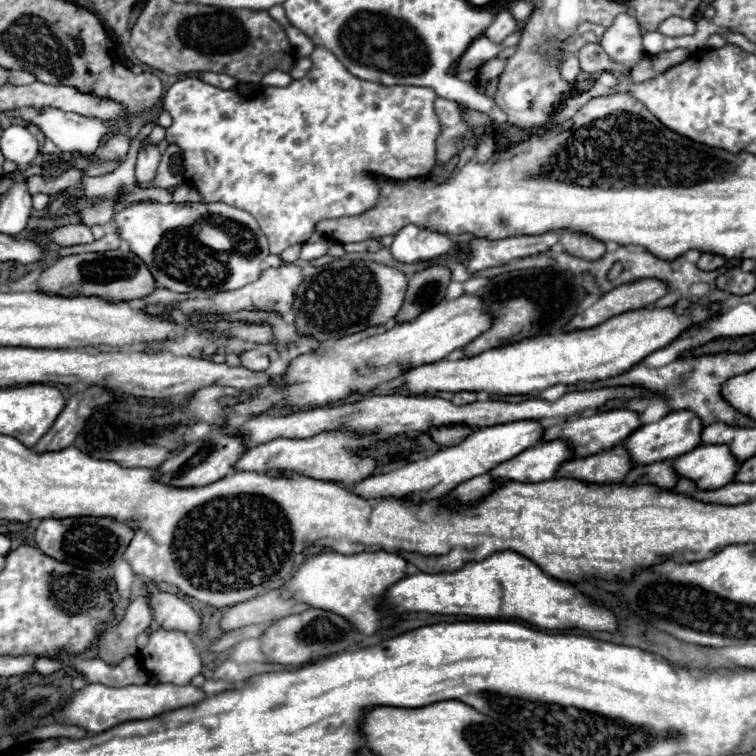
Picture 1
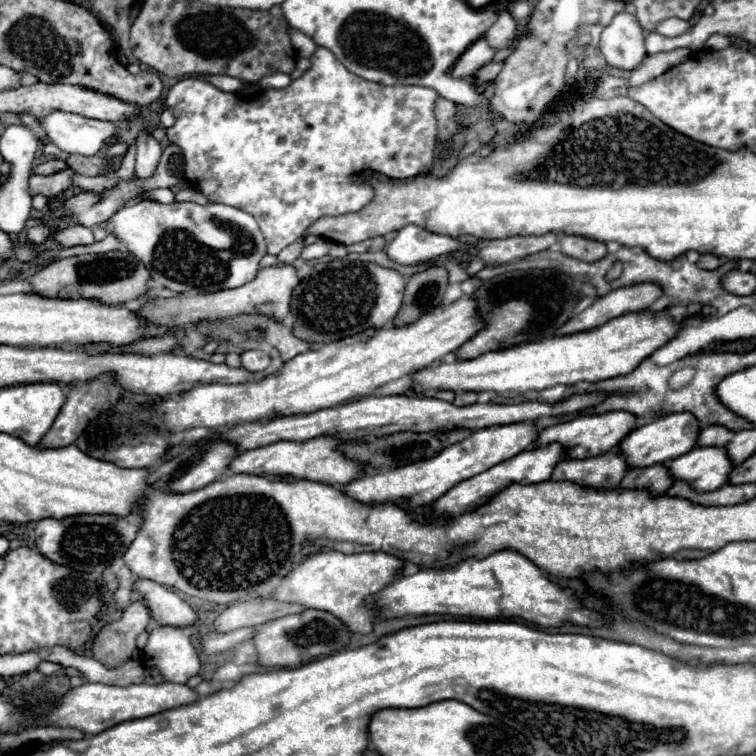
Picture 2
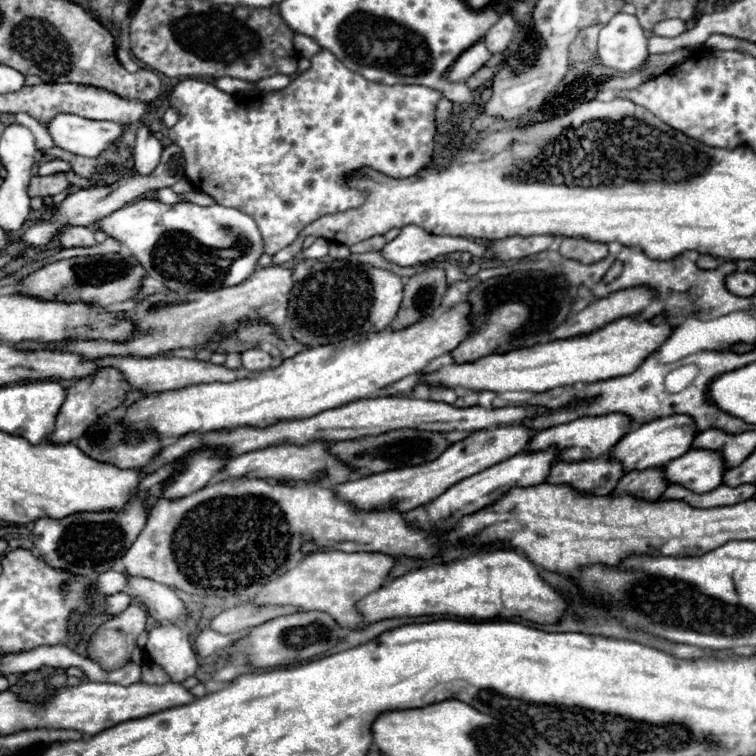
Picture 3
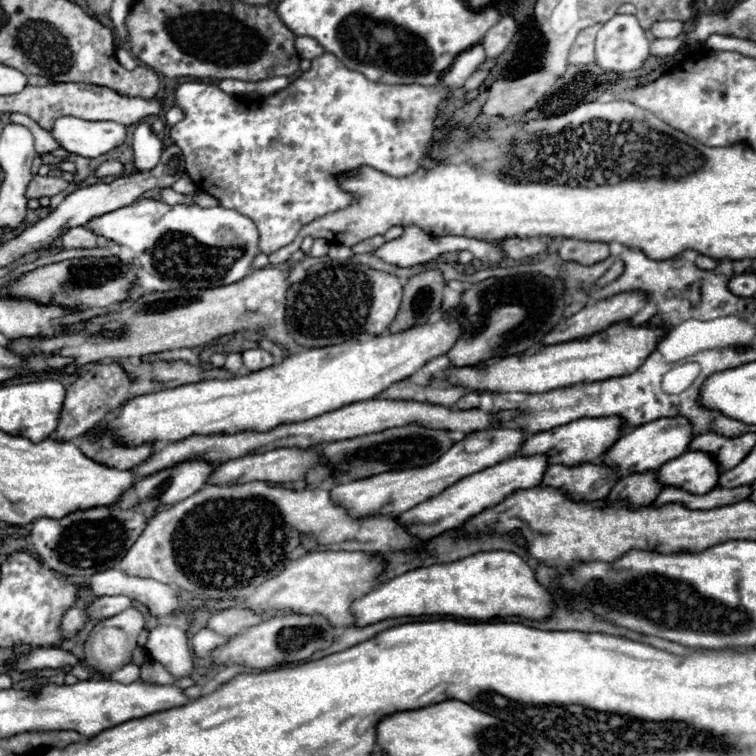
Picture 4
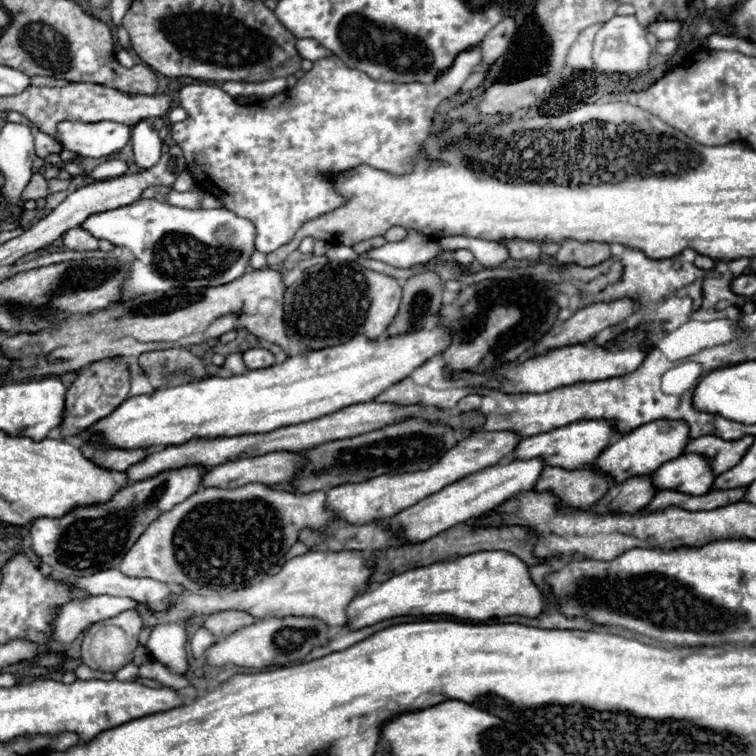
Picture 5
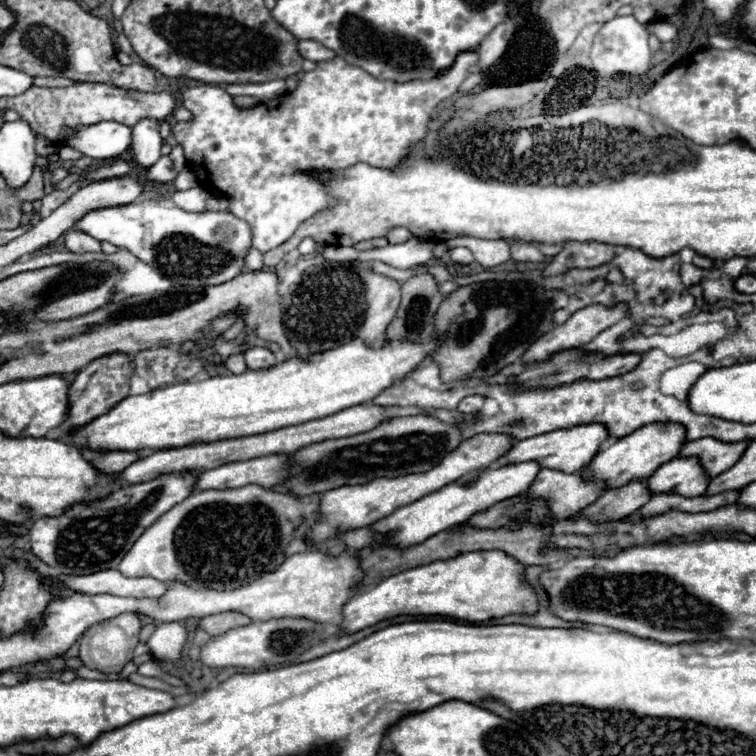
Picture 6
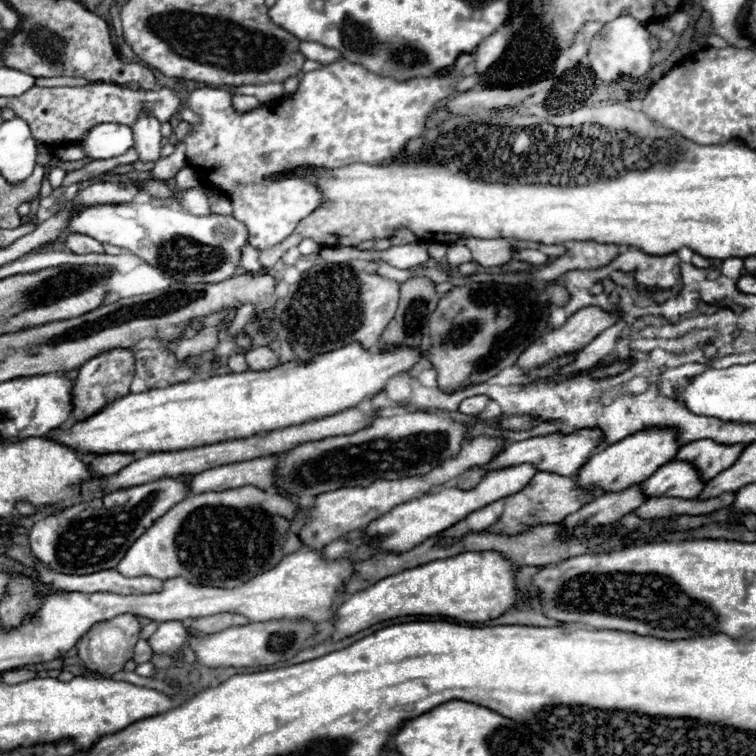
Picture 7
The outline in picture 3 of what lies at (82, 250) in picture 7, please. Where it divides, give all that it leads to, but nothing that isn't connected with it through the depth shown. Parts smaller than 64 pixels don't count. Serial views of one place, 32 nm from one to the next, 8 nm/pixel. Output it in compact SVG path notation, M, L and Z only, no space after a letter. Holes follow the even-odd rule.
M70 226L66 228L66 232L60 232L60 244L64 248L74 248L74 246L94 246L94 232L92 228L86 226Z

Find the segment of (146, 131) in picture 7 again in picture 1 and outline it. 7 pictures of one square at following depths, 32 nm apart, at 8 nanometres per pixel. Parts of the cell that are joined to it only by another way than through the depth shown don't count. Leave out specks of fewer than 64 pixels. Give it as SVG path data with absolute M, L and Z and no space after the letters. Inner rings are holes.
M142 140L140 150L138 150L138 162L136 162L136 182L138 182L138 186L146 188L148 182L152 182L152 178L156 176L158 164L160 164L158 146Z

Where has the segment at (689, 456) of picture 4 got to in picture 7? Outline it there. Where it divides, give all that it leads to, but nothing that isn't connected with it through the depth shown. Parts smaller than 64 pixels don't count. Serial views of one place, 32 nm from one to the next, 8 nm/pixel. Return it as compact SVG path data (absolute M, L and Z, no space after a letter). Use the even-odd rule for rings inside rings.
M672 460L658 468L648 480L640 484L644 488L644 496L680 496L684 500L696 498L704 484L698 478L698 472L694 466Z

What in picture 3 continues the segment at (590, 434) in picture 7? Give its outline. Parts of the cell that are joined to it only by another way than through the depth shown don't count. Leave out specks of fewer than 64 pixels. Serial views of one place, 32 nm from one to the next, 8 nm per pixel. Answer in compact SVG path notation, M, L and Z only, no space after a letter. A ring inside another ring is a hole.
M606 414L606 416L582 416L568 424L552 426L540 430L528 442L528 452L542 452L548 448L556 448L556 462L558 460L596 460L600 456L608 456L614 444L632 428L632 422L624 414Z

